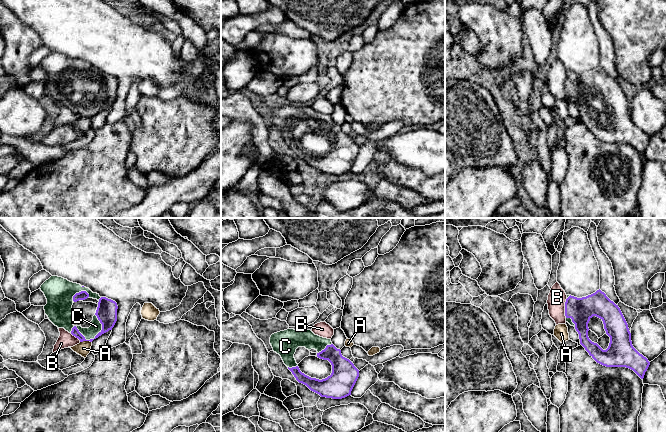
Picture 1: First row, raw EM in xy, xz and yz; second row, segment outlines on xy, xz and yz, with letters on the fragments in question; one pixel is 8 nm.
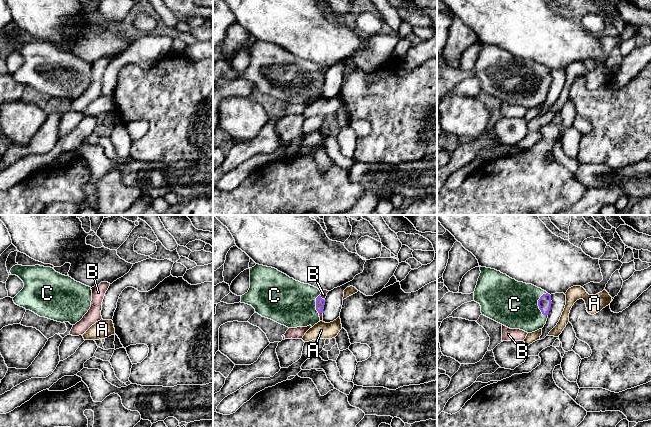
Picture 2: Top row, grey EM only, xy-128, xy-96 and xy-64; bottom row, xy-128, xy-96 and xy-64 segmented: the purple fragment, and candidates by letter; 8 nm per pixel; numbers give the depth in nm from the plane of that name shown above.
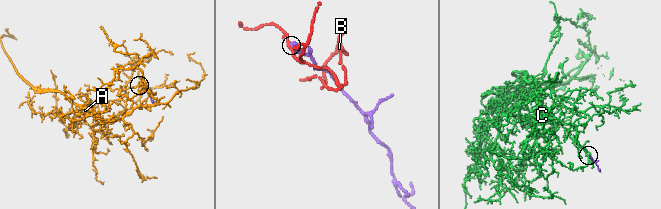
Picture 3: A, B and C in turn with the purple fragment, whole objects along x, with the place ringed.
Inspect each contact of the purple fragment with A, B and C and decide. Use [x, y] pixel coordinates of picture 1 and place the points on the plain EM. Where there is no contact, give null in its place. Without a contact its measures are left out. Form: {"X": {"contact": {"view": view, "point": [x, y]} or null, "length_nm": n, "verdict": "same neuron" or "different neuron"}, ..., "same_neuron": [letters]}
{"A": {"contact": {"view": "xy", "point": [85, 116]}, "length_nm": 100, "verdict": "different neuron"}, "B": {"contact": {"view": "yz", "point": [565, 84]}, "length_nm": 160, "verdict": "different neuron"}, "C": {"contact": {"view": "xy", "point": [85, 115]}, "length_nm": 280, "verdict": "same neuron"}, "same_neuron": ["C"]}

